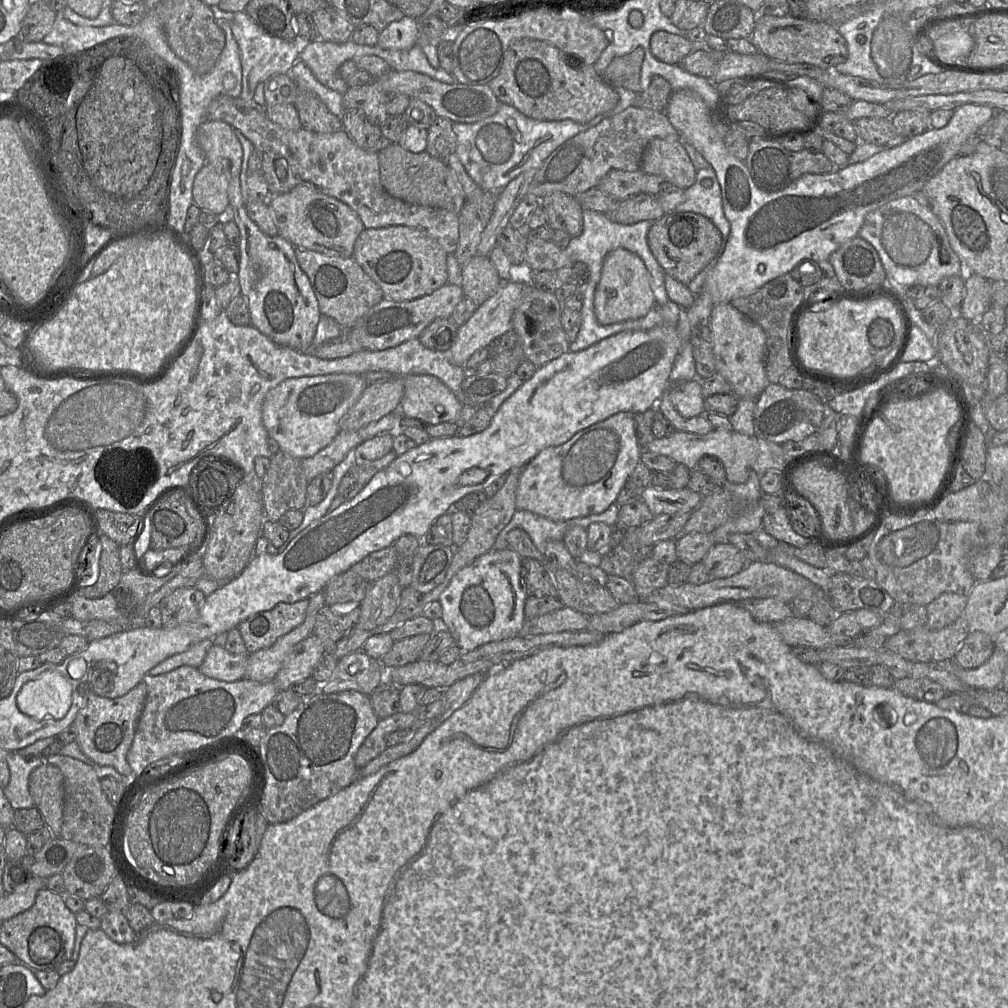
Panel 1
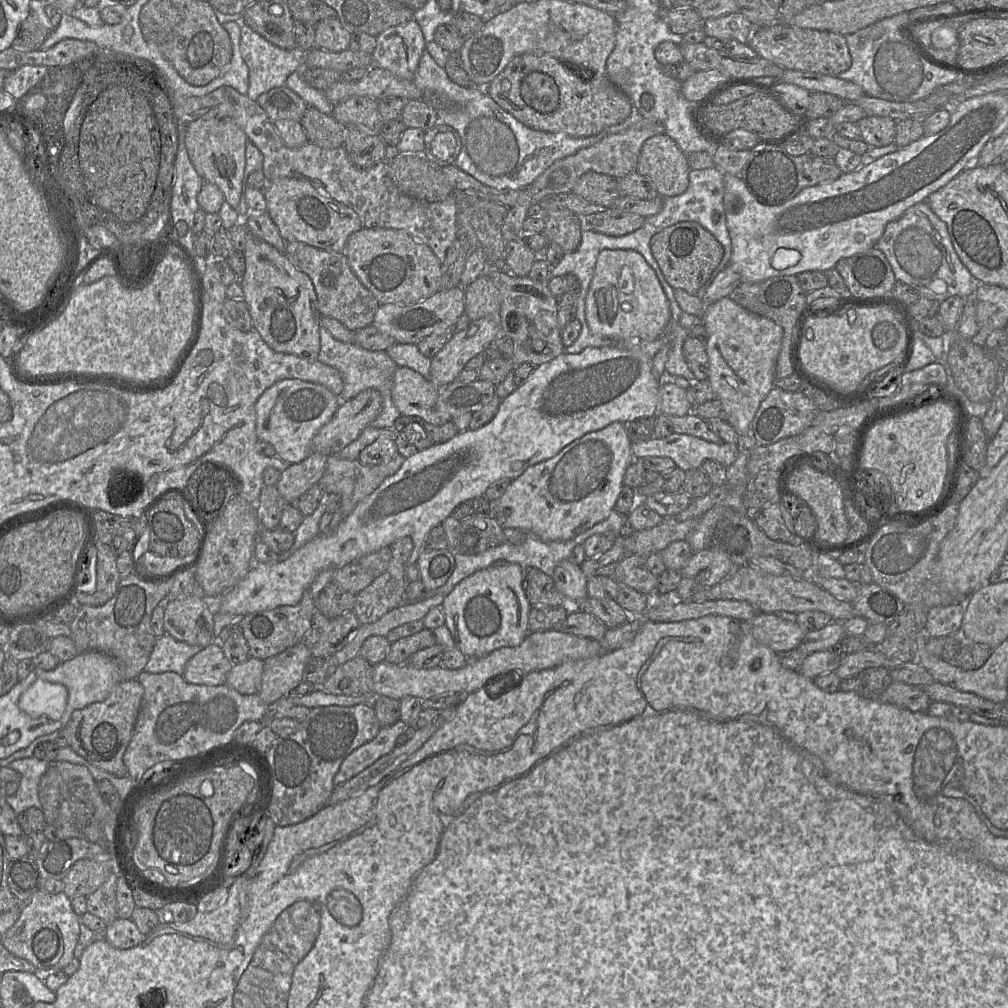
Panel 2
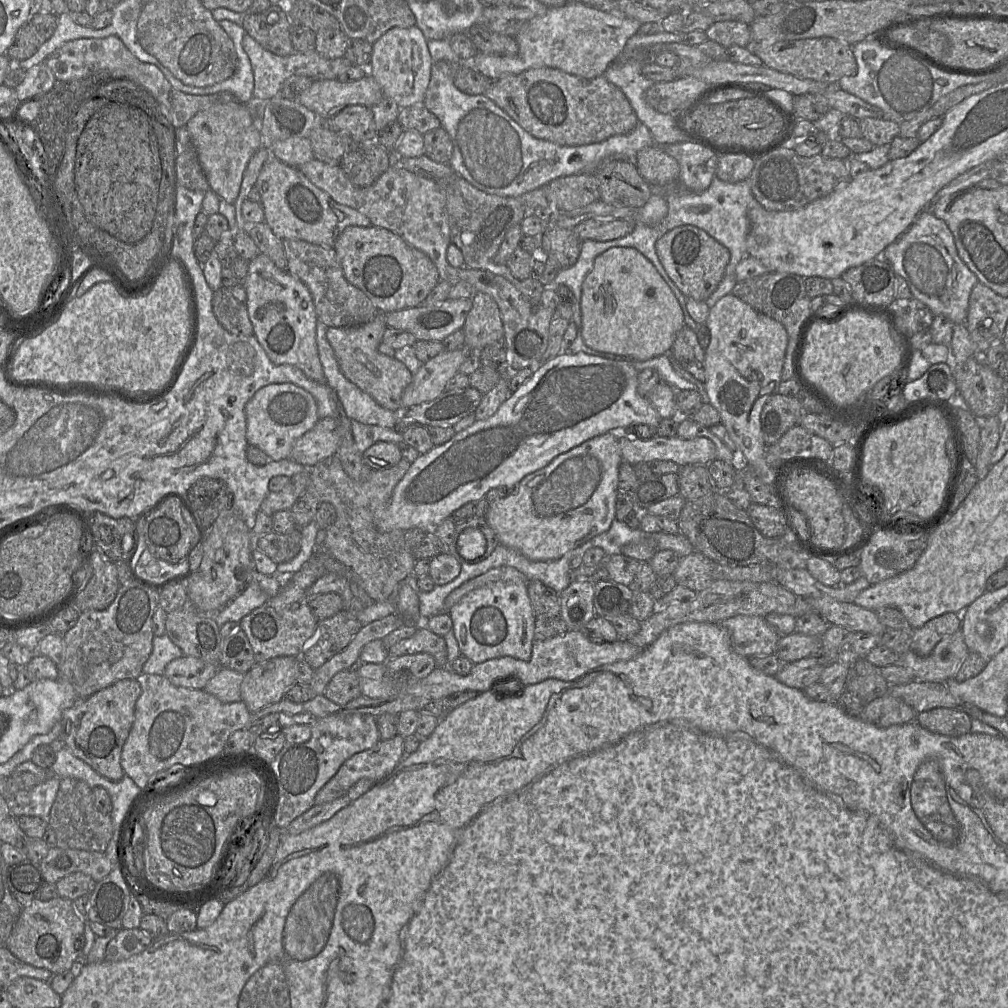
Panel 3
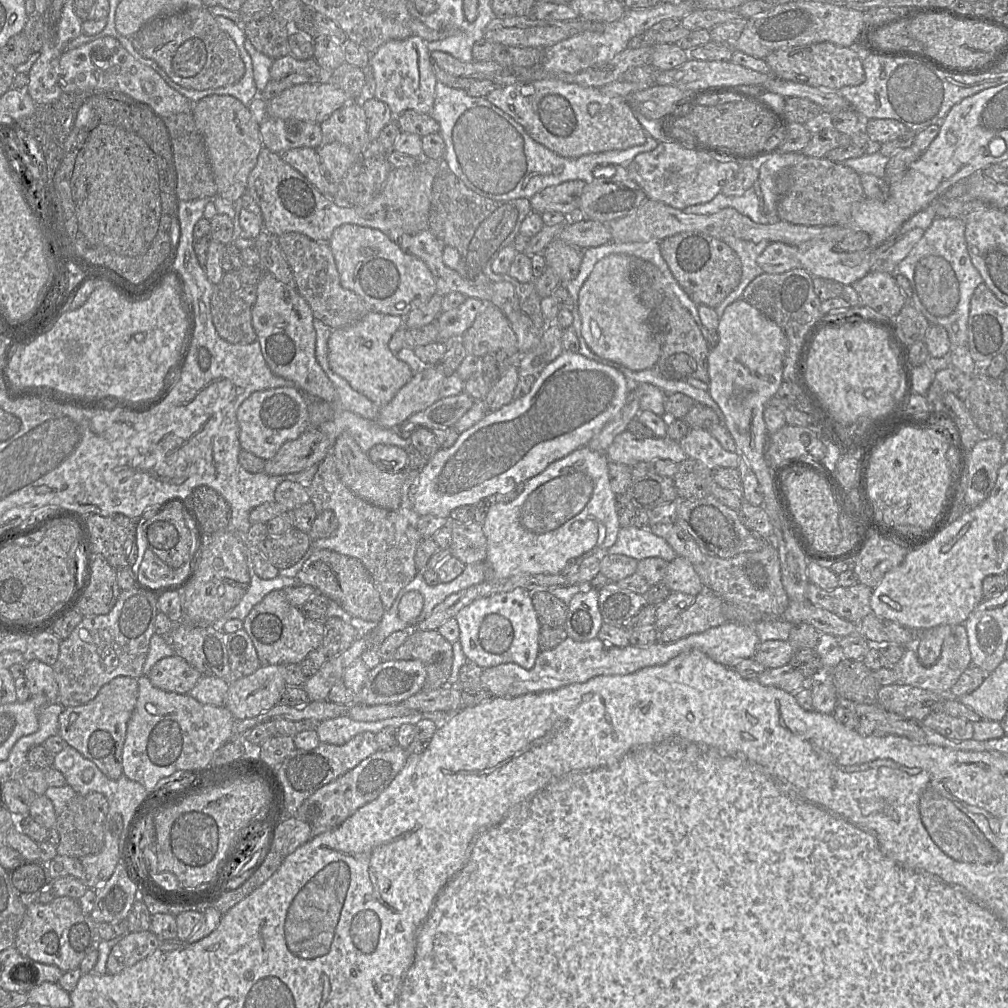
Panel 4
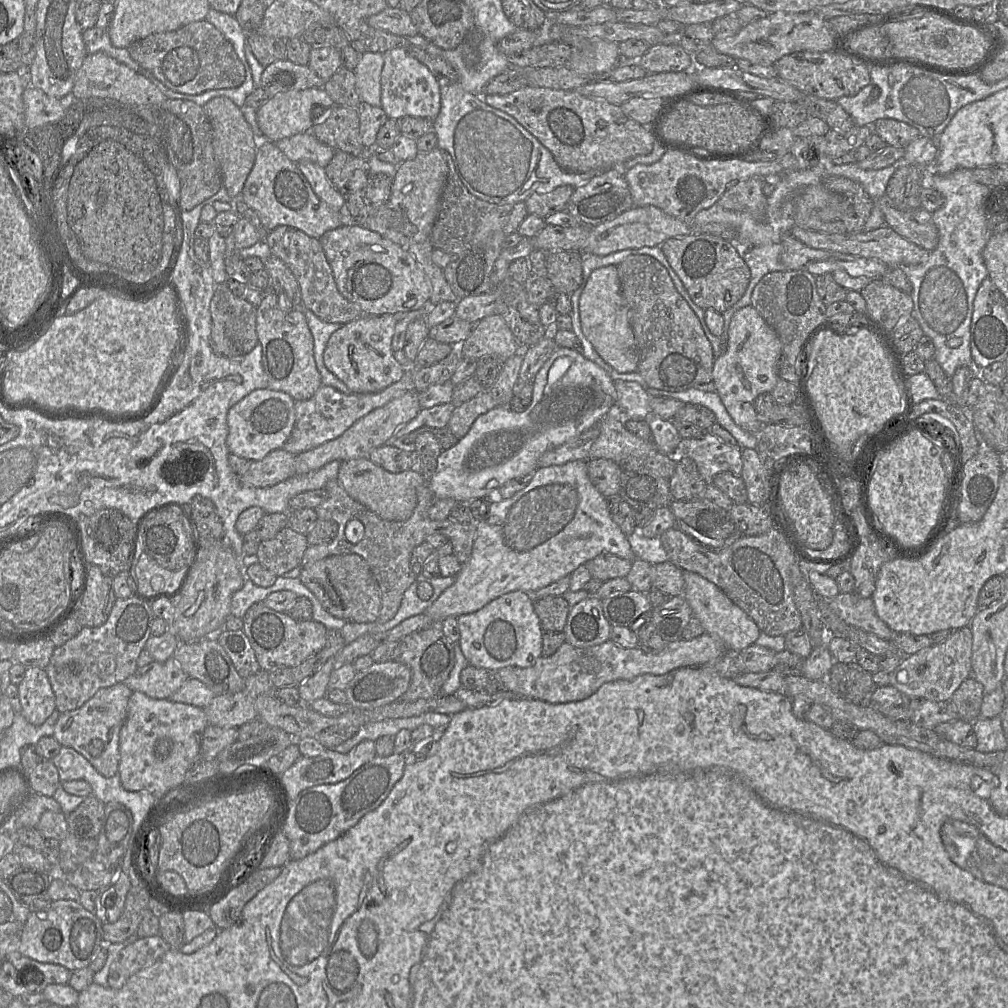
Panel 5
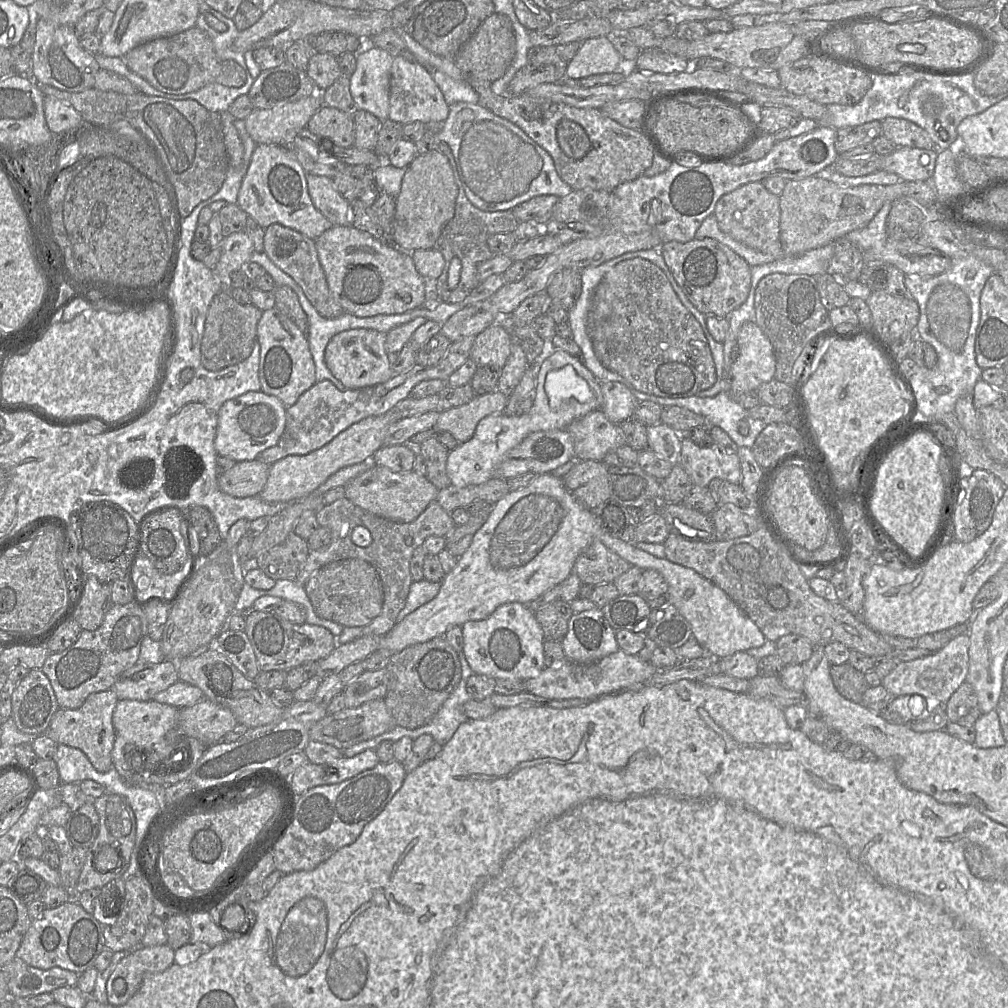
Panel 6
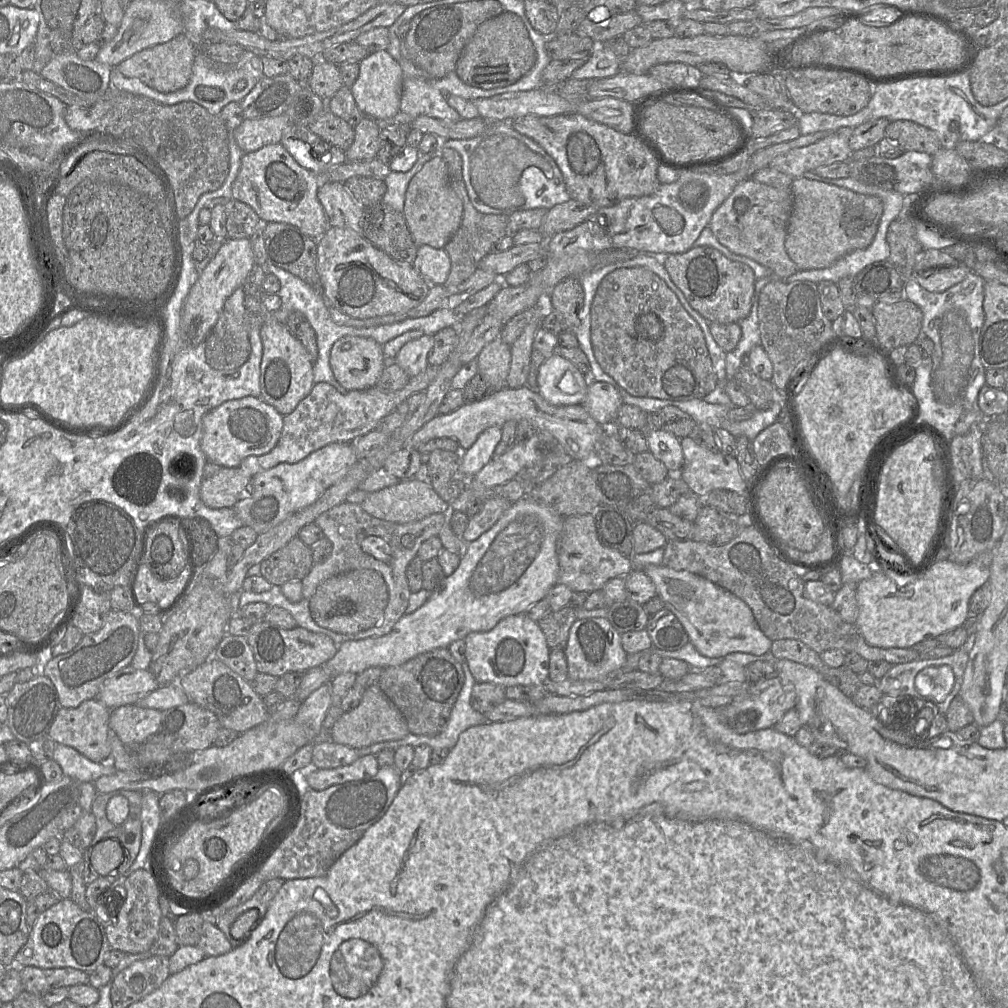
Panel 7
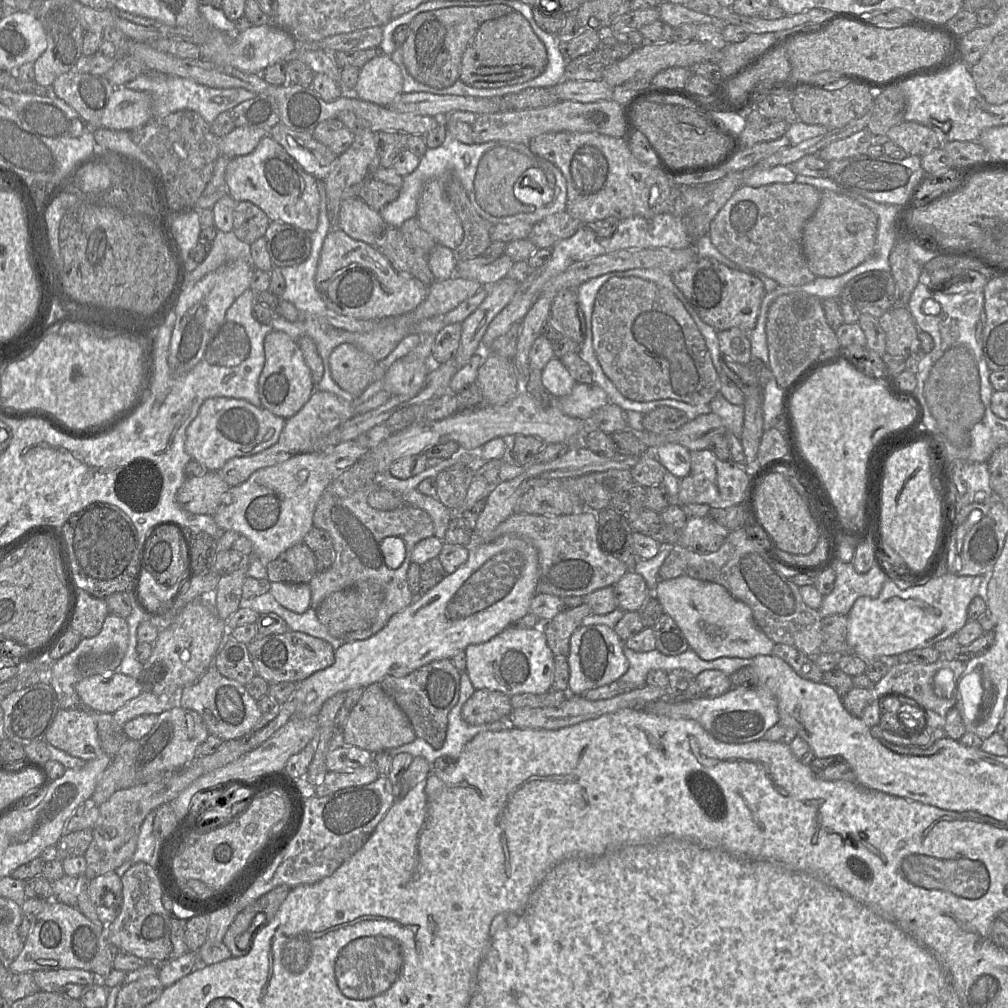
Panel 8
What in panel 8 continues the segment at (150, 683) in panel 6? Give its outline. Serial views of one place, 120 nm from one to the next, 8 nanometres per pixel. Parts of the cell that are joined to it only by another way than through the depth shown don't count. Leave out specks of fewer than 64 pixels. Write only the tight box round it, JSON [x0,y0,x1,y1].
[75,671,143,714]

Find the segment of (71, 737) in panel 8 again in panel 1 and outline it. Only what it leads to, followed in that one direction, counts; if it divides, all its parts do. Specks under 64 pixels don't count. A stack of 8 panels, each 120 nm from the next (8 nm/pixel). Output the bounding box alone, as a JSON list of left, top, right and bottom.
[71,681,147,779]

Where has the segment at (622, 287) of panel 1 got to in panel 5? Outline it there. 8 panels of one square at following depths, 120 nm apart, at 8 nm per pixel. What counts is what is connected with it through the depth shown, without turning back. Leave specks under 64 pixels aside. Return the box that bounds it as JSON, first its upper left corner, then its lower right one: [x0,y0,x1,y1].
[579,266,638,373]

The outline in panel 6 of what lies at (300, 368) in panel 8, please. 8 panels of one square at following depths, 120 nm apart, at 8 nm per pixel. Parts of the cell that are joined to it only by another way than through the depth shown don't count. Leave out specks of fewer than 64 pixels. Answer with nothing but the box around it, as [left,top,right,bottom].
[256,307,317,407]

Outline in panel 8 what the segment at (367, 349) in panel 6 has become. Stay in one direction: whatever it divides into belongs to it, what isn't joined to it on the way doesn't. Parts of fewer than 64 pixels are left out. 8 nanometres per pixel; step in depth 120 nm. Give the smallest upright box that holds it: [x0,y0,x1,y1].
[330,343,377,397]

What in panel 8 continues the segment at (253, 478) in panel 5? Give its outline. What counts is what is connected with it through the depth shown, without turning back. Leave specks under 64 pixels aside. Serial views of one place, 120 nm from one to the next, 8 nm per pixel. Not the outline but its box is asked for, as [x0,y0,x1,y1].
[176,471,229,515]

